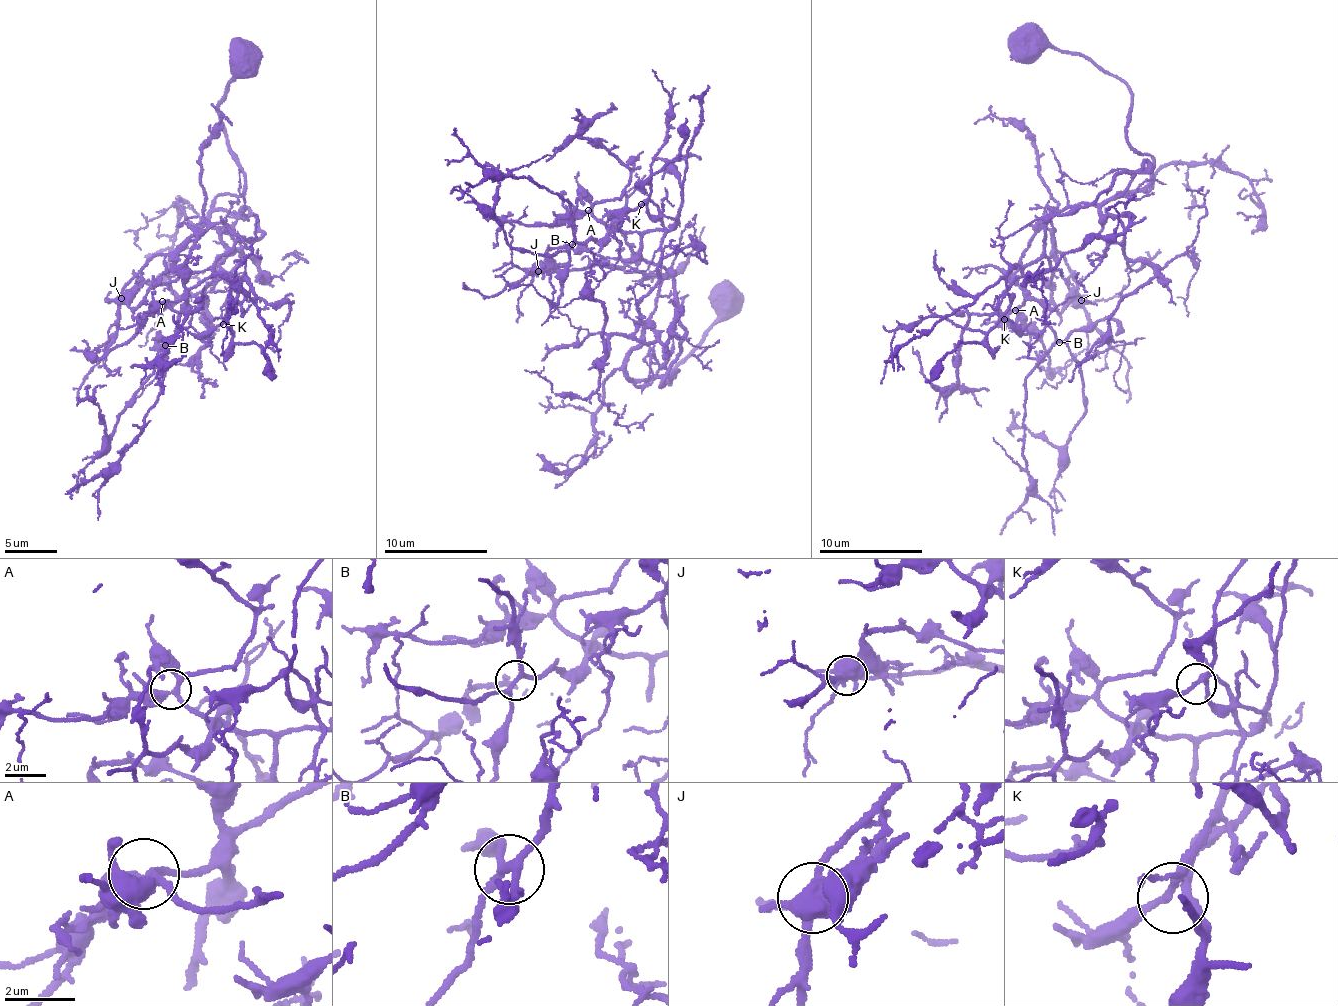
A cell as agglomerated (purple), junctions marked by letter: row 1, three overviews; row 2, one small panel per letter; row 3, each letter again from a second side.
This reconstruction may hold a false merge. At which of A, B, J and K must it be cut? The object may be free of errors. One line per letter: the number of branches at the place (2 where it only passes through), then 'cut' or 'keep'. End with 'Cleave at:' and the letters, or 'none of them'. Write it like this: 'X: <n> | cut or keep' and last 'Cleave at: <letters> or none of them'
A: 4 | keep
B: 4 | keep
J: 5 | keep
K: 5 | keep
Cleave at: none of them

